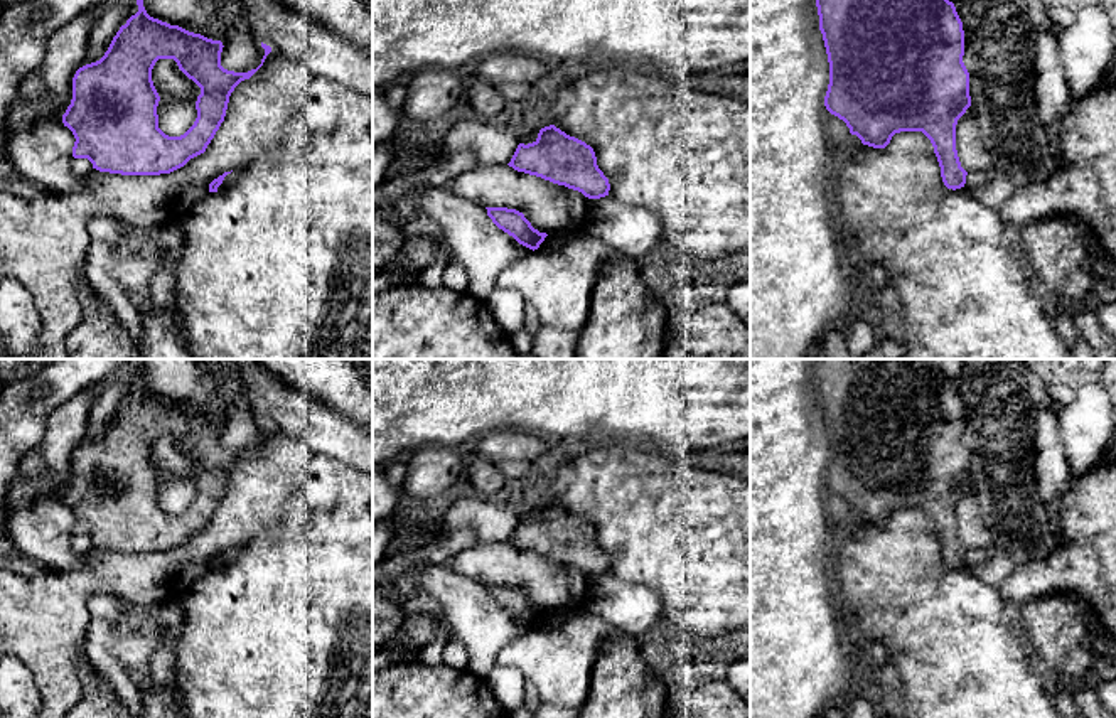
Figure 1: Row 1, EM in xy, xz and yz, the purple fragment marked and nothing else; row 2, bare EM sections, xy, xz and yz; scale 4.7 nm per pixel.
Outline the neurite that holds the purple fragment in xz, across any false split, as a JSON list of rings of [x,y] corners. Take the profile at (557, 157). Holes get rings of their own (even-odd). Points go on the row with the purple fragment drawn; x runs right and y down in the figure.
[[[555,125],[541,128],[533,143],[519,143],[507,165],[578,190],[588,199],[605,197],[610,190],[593,148]]]

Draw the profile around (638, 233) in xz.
[[[610,196],[590,201],[583,229],[614,251],[637,261],[666,249],[663,224],[654,212],[622,204]]]

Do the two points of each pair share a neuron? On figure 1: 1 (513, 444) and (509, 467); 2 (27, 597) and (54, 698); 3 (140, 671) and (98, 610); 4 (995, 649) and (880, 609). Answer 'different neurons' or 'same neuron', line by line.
1: different neurons
2: same neuron
3: same neuron
4: same neuron

